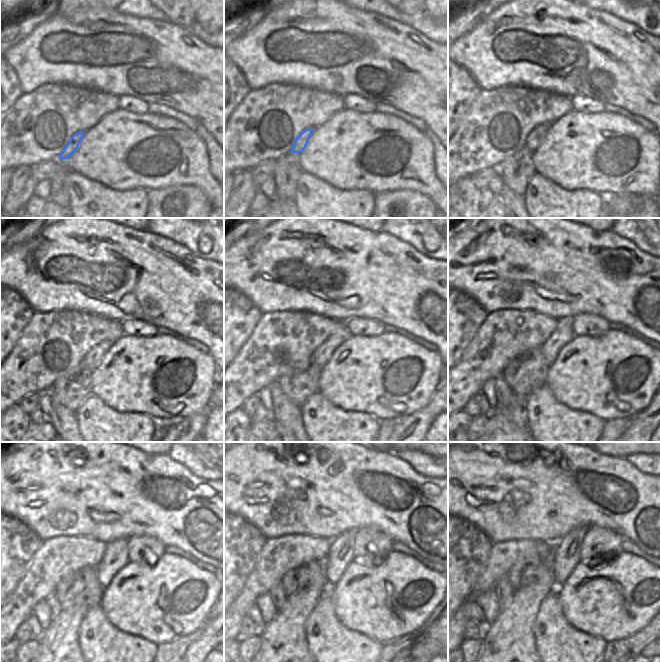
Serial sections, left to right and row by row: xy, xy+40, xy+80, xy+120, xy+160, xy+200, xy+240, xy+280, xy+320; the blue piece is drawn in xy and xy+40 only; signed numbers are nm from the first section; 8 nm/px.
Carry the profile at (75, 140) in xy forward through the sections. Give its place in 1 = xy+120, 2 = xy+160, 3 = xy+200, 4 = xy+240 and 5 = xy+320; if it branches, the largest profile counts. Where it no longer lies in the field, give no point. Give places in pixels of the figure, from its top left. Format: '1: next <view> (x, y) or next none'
1: next xy+120 (92, 359)
2: next xy+160 (322, 354)
3: next xy+200 (551, 348)
4: next xy+240 (105, 571)
5: next xy+320 (570, 544)

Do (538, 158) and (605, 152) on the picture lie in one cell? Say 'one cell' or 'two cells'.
one cell

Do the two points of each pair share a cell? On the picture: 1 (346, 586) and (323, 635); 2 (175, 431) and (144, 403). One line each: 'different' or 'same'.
1: different
2: different

